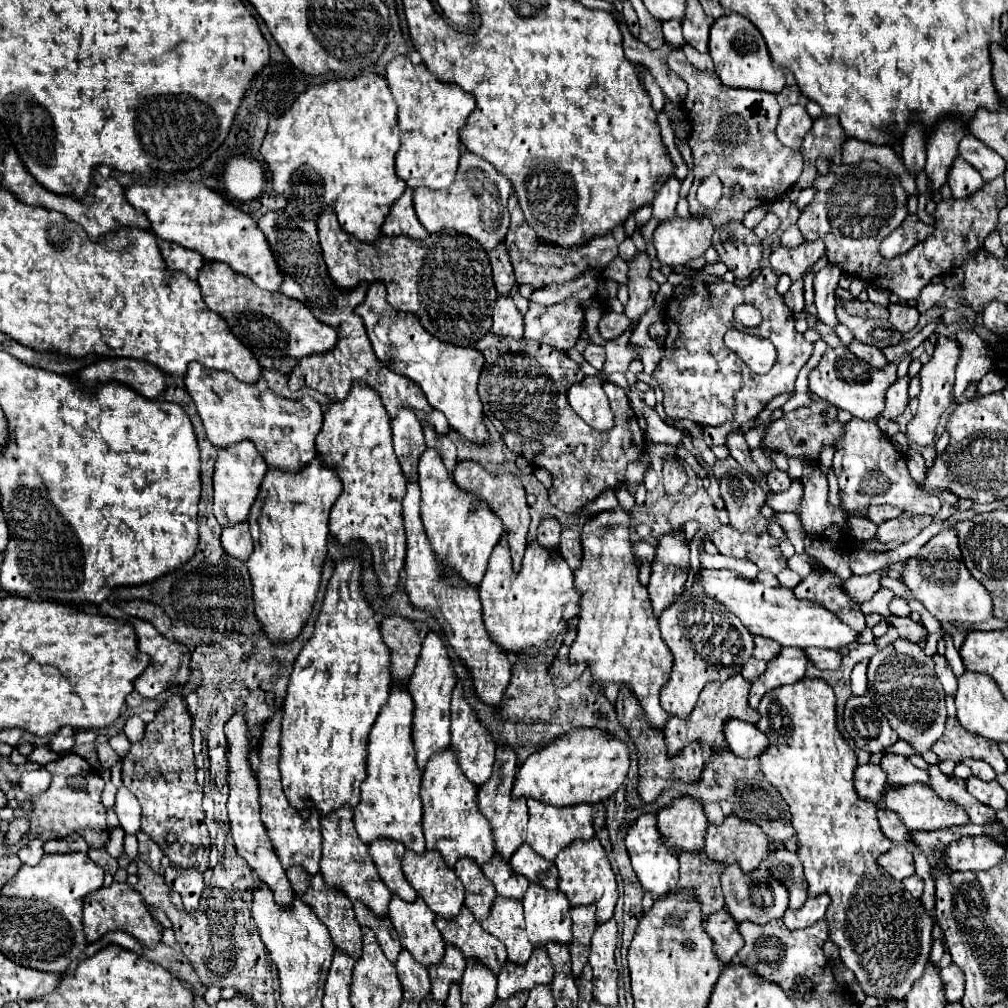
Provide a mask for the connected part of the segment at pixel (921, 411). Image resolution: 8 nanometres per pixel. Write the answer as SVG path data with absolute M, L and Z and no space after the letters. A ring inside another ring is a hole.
M937 334L934 357L920 369L920 379L922 379L922 389L920 389L920 405L918 405L918 413L914 415L914 419L908 423L906 429L906 439L910 443L918 443L918 445L932 445L934 439L934 429L938 425L940 415L950 409L950 405L954 403L952 397L952 387L954 387L954 369L956 369L956 357L958 357L958 349L954 349L956 343L950 341L950 338Z

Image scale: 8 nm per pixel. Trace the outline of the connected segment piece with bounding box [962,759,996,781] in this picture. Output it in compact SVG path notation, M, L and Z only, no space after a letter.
M968 759L968 761L962 761L962 763L972 769L972 775L976 775L976 777L980 777L980 779L984 779L984 781L992 781L992 779L996 777L994 769L992 769L988 763L984 763L984 761Z

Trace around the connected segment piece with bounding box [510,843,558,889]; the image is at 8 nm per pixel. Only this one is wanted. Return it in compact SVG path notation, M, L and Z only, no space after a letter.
M520 845L520 849L512 855L510 865L516 873L522 873L524 877L528 877L528 881L538 883L546 889L556 889L558 883L558 873L556 873L556 865L550 861L544 861L544 857L540 857L530 845Z

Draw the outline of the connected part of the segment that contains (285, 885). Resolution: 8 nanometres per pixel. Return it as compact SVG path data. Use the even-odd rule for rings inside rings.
M240 709L236 715L232 715L232 719L226 723L224 727L226 739L228 739L228 751L226 751L226 759L228 759L228 819L230 819L230 829L232 829L232 837L238 849L238 855L246 859L246 863L254 869L254 873L260 877L260 881L264 881L276 901L280 905L290 905L294 891L292 885L286 877L286 871L282 869L280 859L276 857L274 845L266 833L264 823L260 821L260 803L258 803L258 781L254 777L254 771L250 767L250 753L252 753L252 743L248 739L248 727L246 727L246 717L244 711Z

